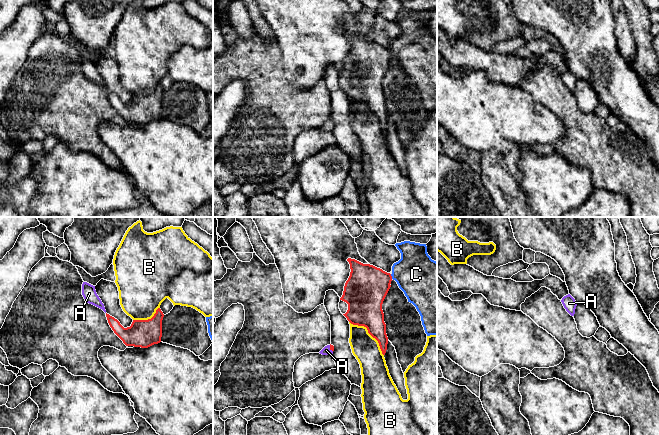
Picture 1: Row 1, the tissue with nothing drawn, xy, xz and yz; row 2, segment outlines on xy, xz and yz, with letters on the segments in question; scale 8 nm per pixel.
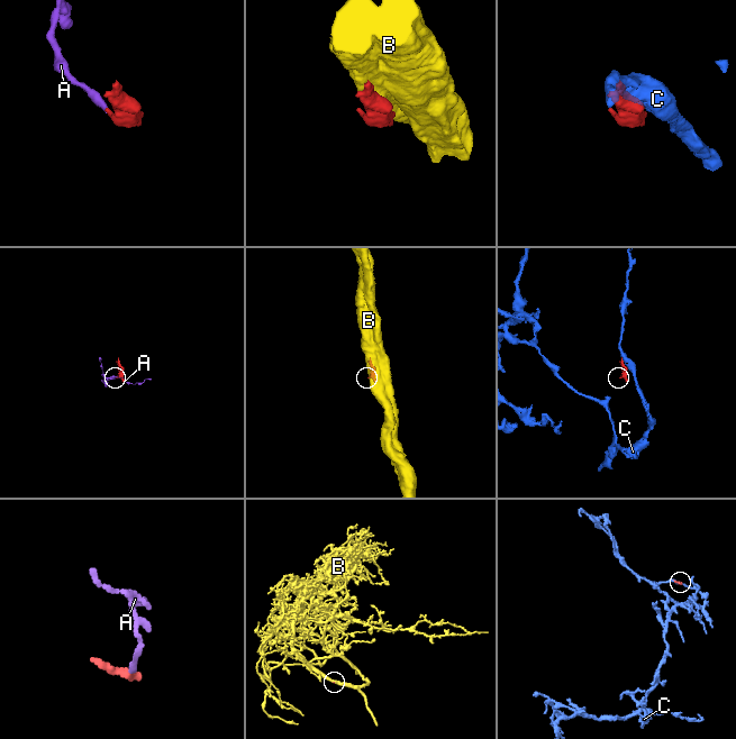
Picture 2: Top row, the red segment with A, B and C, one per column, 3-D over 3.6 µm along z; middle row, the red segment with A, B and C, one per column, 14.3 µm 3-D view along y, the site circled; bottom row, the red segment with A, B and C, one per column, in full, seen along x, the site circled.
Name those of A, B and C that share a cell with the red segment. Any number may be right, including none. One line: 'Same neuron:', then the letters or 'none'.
Same neuron: A

